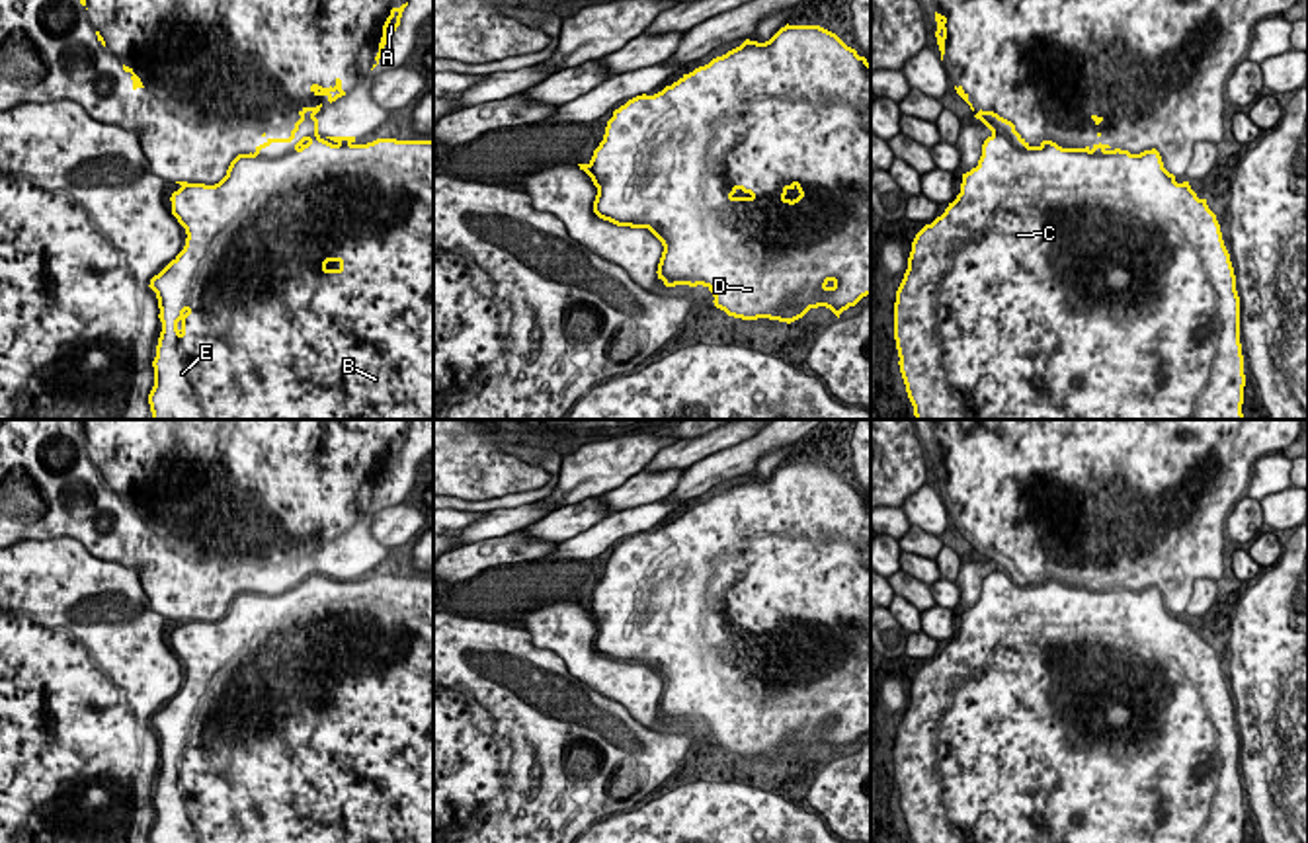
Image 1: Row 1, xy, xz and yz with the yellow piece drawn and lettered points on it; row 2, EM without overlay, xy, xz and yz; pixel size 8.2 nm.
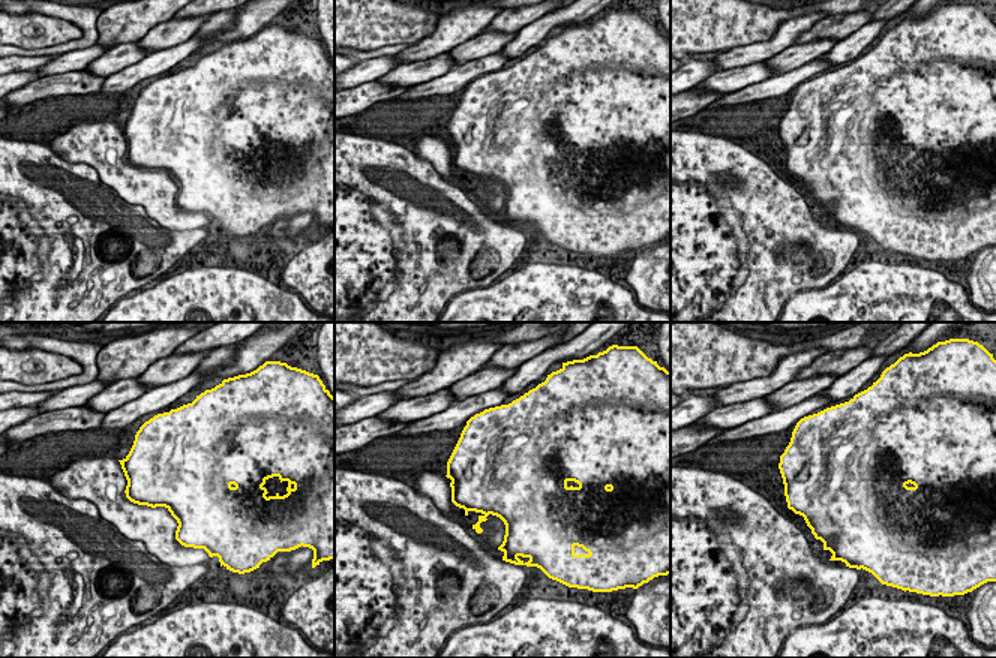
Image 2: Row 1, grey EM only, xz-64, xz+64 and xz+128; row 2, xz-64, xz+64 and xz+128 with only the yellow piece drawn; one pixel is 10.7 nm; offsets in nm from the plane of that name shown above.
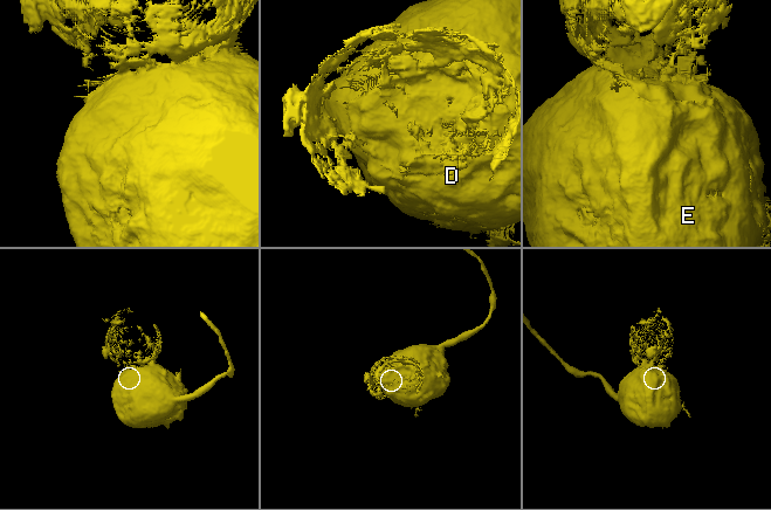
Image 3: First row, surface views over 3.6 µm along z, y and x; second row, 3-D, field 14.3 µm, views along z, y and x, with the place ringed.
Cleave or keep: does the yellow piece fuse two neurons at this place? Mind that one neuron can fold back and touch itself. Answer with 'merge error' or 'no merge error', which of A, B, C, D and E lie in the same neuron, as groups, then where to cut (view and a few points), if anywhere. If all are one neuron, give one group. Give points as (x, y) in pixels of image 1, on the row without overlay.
merge error; A / B C D E; cut in yz along (1066, 586), (1105, 592), (1127, 613), (1125, 631), (1144, 641)

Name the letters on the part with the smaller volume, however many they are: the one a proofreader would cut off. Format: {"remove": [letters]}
{"remove": ["A"]}

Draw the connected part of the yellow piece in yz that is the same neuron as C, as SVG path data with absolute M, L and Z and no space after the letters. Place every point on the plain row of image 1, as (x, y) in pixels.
M1003 572L982 582L978 603L962 611L961 630L941 654L925 662L912 679L908 706L896 728L894 777L898 802L912 843L1242 843L1244 792L1240 781L1240 734L1230 691L1216 652L1199 636L1189 619L1167 613L1156 587L1134 595L1144 640L1126 634L1126 611L1113 611L1109 593L1048 582L1035 587L1015 585Z

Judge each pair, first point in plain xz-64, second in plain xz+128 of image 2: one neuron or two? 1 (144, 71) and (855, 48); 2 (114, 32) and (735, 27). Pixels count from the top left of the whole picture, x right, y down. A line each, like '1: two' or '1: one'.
1: two
2: two

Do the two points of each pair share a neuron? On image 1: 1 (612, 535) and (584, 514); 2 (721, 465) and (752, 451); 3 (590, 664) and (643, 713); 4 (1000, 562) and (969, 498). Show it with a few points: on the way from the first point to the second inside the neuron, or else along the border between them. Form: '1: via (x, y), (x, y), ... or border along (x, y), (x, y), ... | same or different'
1: border along (612, 512), (559, 543) | different
2: via (729, 463), (744, 455) | same
3: via (604, 672), (633, 699) | same
4: via (1000, 547), (1000, 529), (984, 514) | same

